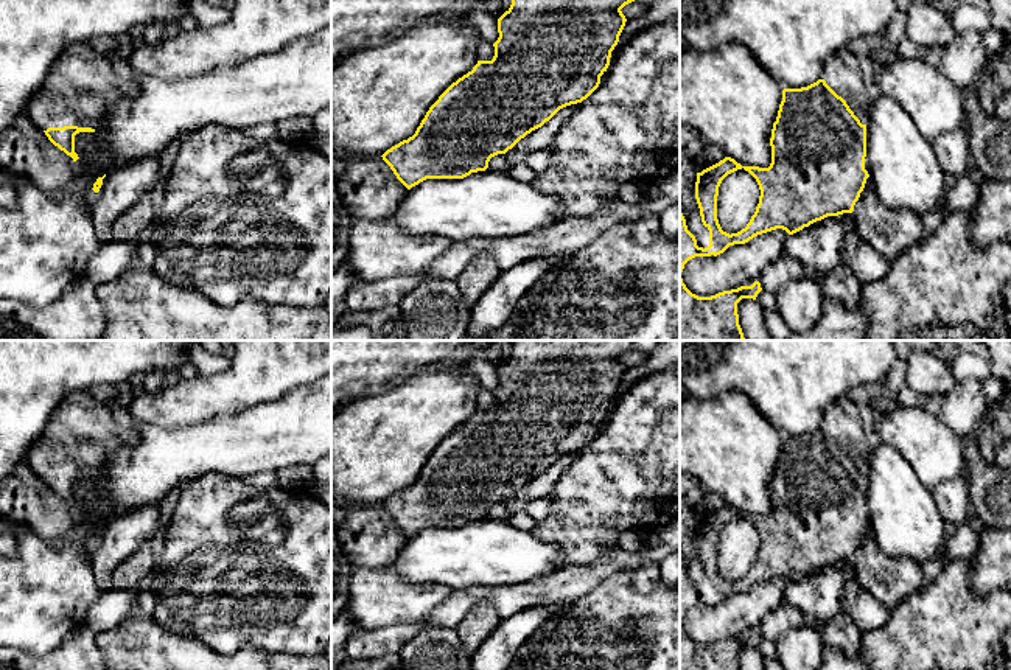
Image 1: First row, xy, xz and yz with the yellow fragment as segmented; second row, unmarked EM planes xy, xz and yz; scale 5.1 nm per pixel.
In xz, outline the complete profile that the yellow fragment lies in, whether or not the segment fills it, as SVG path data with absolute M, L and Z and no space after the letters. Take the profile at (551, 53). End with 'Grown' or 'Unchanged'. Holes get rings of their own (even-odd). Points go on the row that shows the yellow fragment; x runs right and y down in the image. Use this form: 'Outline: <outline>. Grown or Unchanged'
Outline: M512 0L498 19L499 37L493 44L493 59L478 61L471 72L453 82L429 107L415 134L387 149L383 160L408 190L426 179L464 179L485 171L492 157L506 154L560 109L582 103L599 87L627 22L621 9L631 2L635 0Z. Unchanged

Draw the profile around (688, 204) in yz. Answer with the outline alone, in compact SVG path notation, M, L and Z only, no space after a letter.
M686 159L680 162L680 211L686 219L687 230L695 236L703 227L700 208L695 199L697 173Z

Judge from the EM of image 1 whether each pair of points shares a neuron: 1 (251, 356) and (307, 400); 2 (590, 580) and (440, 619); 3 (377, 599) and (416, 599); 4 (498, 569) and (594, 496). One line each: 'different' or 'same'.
1: different
2: same
3: same
4: different

